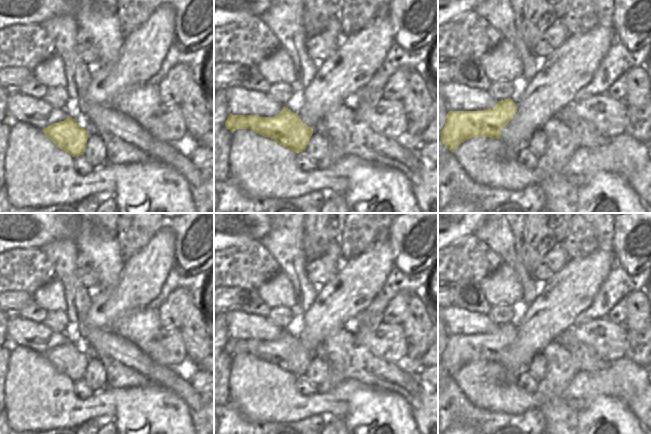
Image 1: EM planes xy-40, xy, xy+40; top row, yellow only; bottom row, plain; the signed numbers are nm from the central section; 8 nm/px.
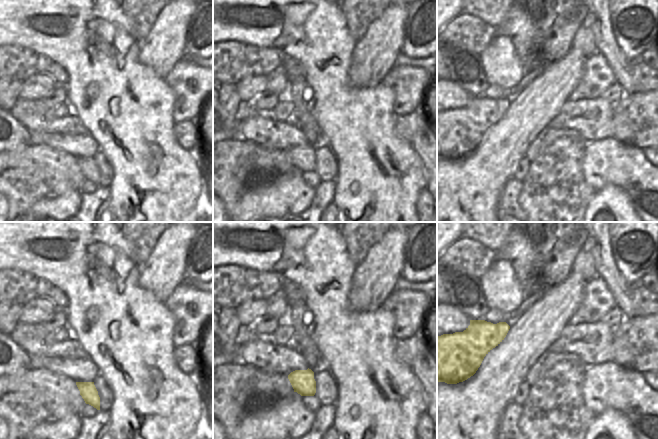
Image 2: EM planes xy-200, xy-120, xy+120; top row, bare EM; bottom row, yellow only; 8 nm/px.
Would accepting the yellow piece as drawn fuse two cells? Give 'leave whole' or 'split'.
leave whole

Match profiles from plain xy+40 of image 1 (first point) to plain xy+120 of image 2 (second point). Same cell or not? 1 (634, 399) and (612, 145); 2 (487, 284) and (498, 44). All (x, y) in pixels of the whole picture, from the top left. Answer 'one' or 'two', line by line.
1: one
2: one

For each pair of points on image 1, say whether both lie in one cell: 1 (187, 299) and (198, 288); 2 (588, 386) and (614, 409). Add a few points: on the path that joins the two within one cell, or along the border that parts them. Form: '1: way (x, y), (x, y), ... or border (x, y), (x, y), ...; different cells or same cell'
1: border (169, 293), (180, 287), (187, 287), (195, 300); different cells
2: border (622, 400), (616, 397), (598, 395), (589, 403); different cells

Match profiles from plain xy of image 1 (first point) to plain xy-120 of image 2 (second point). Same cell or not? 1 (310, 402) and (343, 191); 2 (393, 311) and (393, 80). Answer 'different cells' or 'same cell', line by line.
1: different cells
2: same cell

